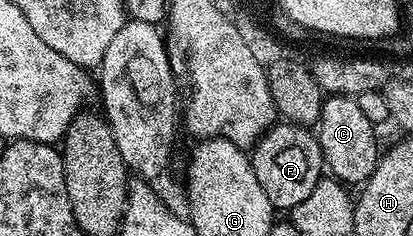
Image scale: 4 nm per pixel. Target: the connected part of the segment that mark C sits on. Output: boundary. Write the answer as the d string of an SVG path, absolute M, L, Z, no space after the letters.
M327 95L324 98L317 124L317 138L326 170L339 183L362 185L367 182L373 169L379 164L381 154L381 146L375 140L375 131L376 124L371 123L365 113L361 113L358 98L349 95Z

